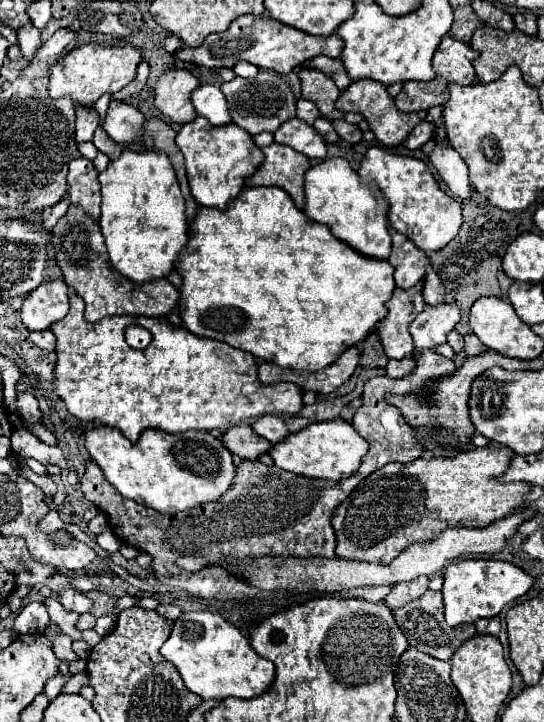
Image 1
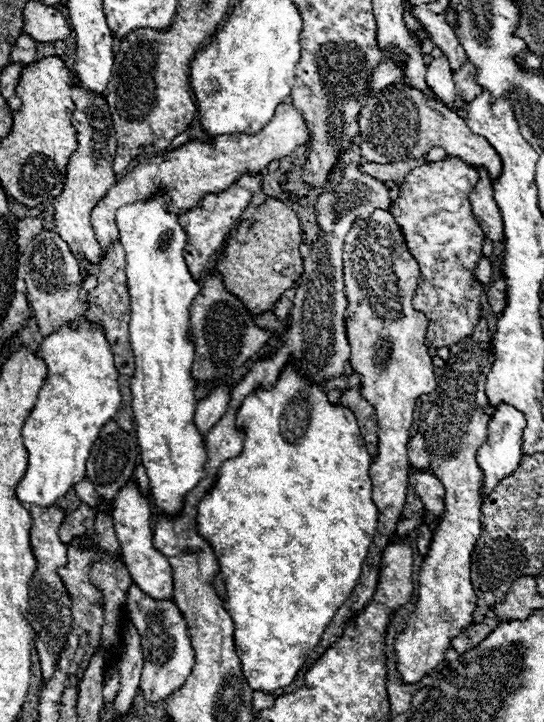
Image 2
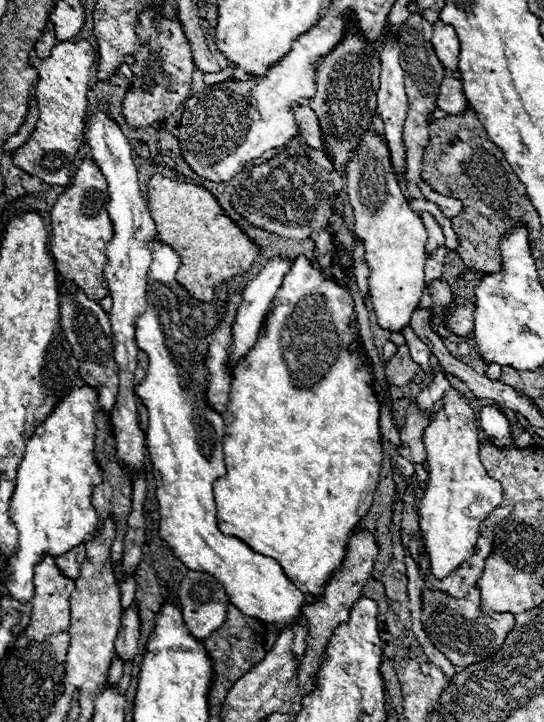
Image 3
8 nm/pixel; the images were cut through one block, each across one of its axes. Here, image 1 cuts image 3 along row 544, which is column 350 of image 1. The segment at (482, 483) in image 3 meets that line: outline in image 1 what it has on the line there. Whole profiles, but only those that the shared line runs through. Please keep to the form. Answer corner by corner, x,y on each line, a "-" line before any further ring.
336,418
328,422
314,422
300,432
288,434
284,440
270,448
270,456
276,466
288,472
296,472
308,478
322,480
346,480
356,472
362,456
368,452
368,442
350,426
350,422

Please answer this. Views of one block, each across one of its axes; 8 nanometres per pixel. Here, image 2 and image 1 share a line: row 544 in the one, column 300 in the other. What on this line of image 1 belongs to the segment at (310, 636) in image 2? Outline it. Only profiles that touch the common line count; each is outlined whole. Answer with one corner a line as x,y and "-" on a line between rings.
246,188
242,190
234,200
228,202
228,206
224,210
218,208
204,208
200,206
196,210
194,220
188,226
188,244
186,248
180,252
180,256
174,262
176,272
182,276
182,288
180,288
180,302
178,302
178,310
182,316
184,326
200,336
200,338
214,338
220,342
230,344
232,348
250,352
252,356
264,360
264,362
272,362
278,364
282,368
294,368
294,370
308,370
308,372
316,372
326,368
328,364
332,364
348,346
354,346
356,342
364,340
370,330
386,316
386,302
390,300
396,284
394,284
394,268
386,262
386,260
366,260
366,256
360,256
356,250
348,248
344,242
336,240
330,230
314,220
310,220
302,210
298,210
292,202
292,198
280,190
280,188

